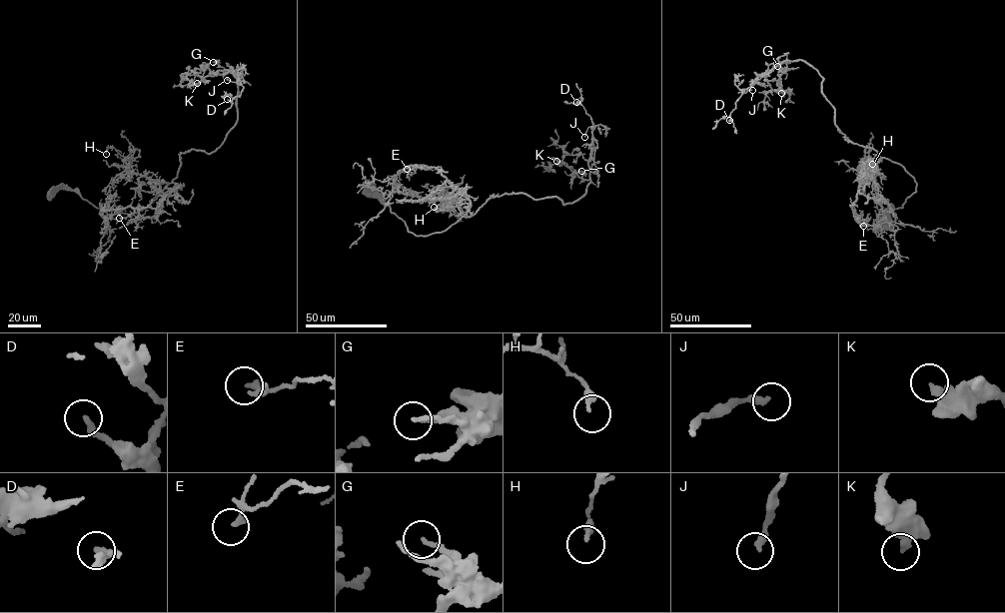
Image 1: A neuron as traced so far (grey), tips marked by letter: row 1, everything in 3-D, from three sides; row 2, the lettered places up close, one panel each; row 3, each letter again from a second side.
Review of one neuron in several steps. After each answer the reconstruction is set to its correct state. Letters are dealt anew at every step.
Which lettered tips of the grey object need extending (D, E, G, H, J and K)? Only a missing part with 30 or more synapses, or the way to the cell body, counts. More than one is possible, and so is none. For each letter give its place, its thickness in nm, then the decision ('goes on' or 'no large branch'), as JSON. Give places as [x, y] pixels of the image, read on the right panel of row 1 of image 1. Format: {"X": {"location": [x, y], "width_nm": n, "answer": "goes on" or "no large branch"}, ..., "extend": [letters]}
{"D": {"location": [729, 120], "width_nm": 240, "answer": "no large branch"}, "E": {"location": [863, 226], "width_nm": 220, "answer": "no large branch"}, "G": {"location": [777, 66], "width_nm": 160, "answer": "no large branch"}, "H": {"location": [872, 164], "width_nm": 240, "answer": "no large branch"}, "J": {"location": [752, 90], "width_nm": 260, "answer": "no large branch"}, "K": {"location": [781, 93], "width_nm": 320, "answer": "no large branch"}, "extend": []}

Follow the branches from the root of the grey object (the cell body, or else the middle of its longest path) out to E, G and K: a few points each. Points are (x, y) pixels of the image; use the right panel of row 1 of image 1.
E: (888, 223), (893, 206), (902, 207), (916, 183), (898, 164), (878, 156), (862, 168), (852, 208), (863, 226)
G: (888, 223), (893, 206), (902, 207), (915, 193), (914, 179), (837, 129), (818, 71), (800, 60), (777, 66)
K: (888, 223), (893, 206), (915, 193), (912, 177), (837, 129), (822, 77), (803, 61), (783, 61), (781, 93)

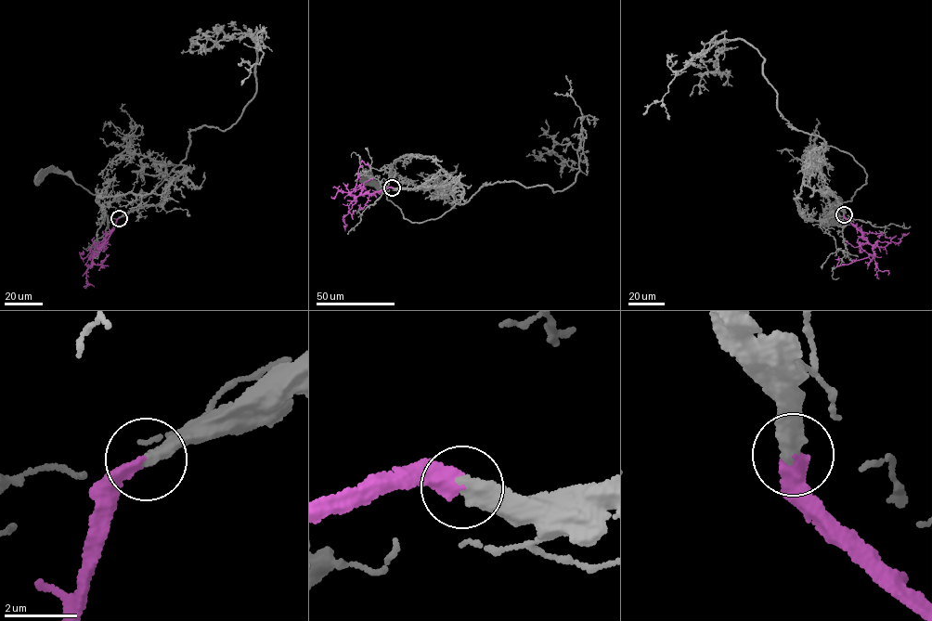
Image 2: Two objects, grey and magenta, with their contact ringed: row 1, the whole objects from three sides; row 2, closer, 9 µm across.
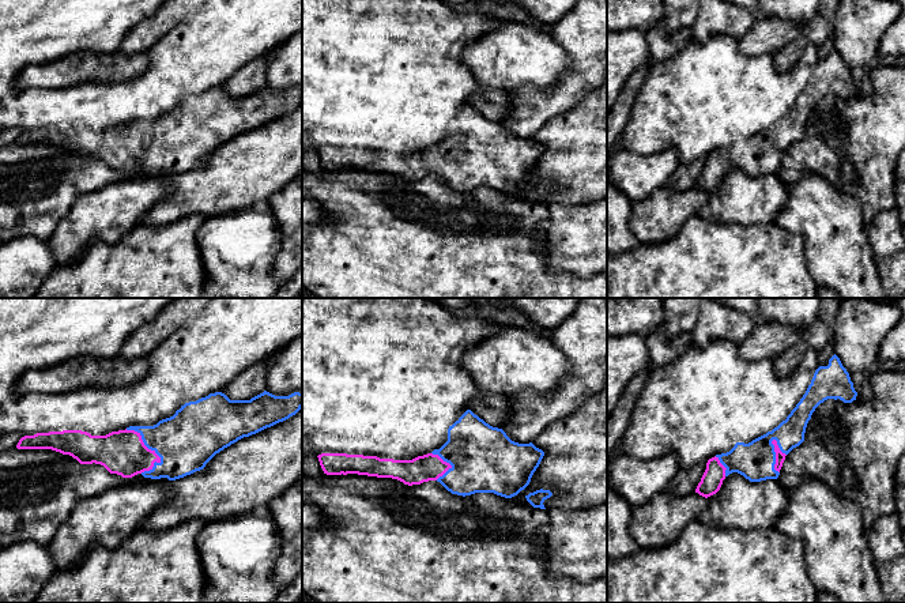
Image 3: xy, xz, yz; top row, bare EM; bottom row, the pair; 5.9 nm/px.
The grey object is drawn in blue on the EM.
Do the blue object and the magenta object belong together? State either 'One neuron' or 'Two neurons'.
One neuron

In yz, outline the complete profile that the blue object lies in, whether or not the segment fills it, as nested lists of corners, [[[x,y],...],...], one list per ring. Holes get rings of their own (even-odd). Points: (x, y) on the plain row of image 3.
[[[834,49],[827,61],[815,65],[806,88],[785,116],[751,137],[736,137],[729,147],[709,154],[695,188],[705,193],[716,189],[732,167],[750,177],[777,174],[785,151],[804,136],[815,103],[827,94],[852,98],[856,91],[849,68]]]

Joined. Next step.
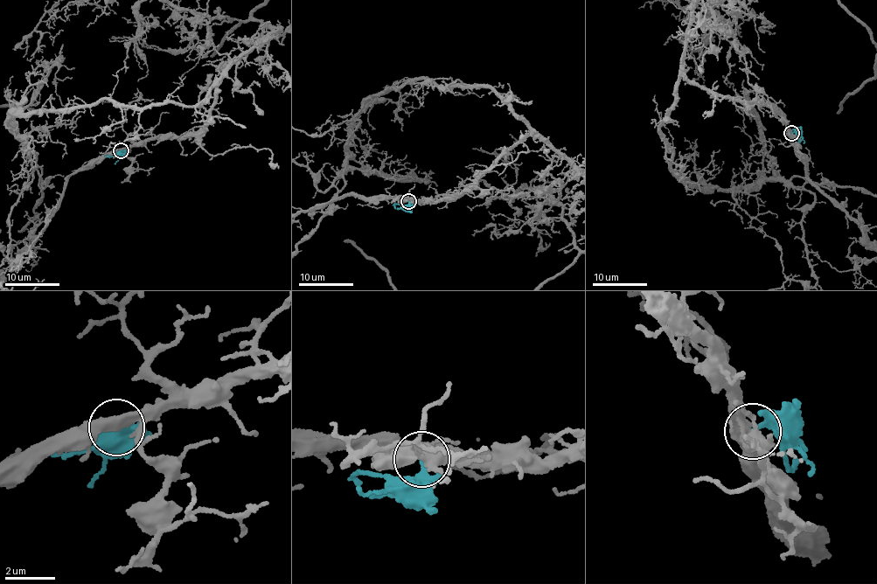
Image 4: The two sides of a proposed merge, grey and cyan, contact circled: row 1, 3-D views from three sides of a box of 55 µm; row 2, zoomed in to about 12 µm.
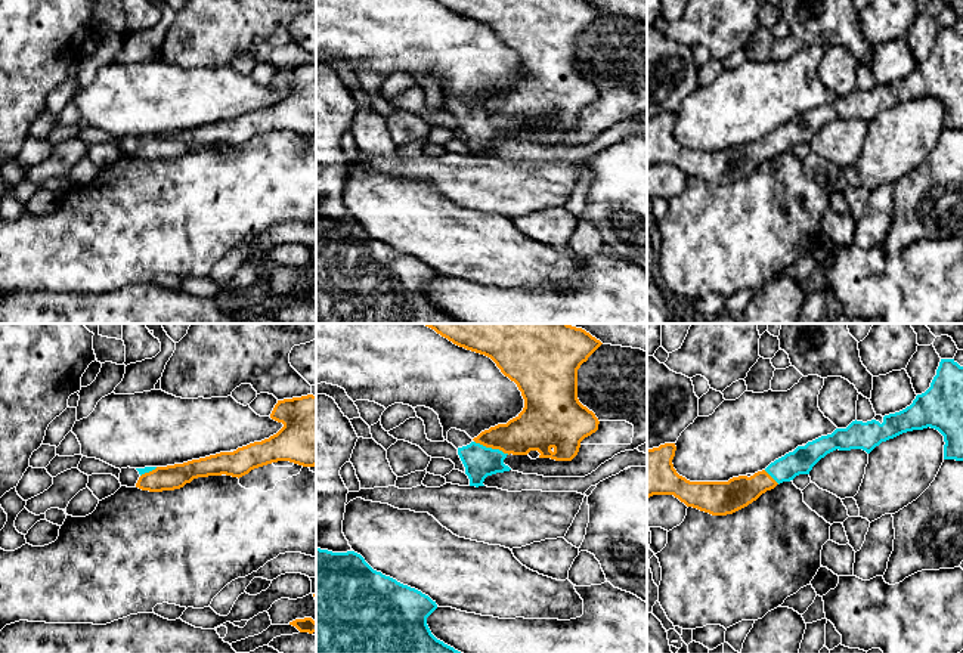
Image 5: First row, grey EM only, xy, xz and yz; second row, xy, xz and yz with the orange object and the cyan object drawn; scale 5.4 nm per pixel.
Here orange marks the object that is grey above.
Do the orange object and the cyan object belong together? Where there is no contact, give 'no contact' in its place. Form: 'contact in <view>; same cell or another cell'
contact in xz; same cell

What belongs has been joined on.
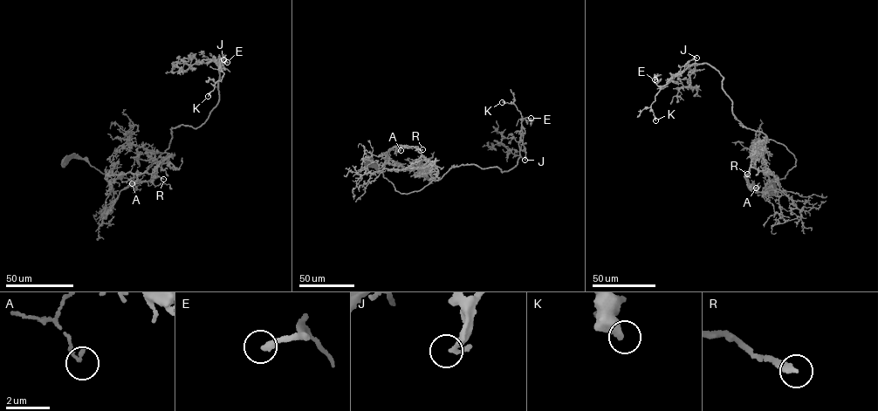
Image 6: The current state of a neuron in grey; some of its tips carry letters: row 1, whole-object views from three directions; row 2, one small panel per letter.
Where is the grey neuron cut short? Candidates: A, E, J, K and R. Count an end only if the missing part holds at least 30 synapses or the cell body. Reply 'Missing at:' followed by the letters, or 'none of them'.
Missing at: E, R

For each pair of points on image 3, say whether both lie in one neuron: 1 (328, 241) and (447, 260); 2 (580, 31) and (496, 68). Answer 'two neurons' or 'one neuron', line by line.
1: one neuron
2: two neurons

